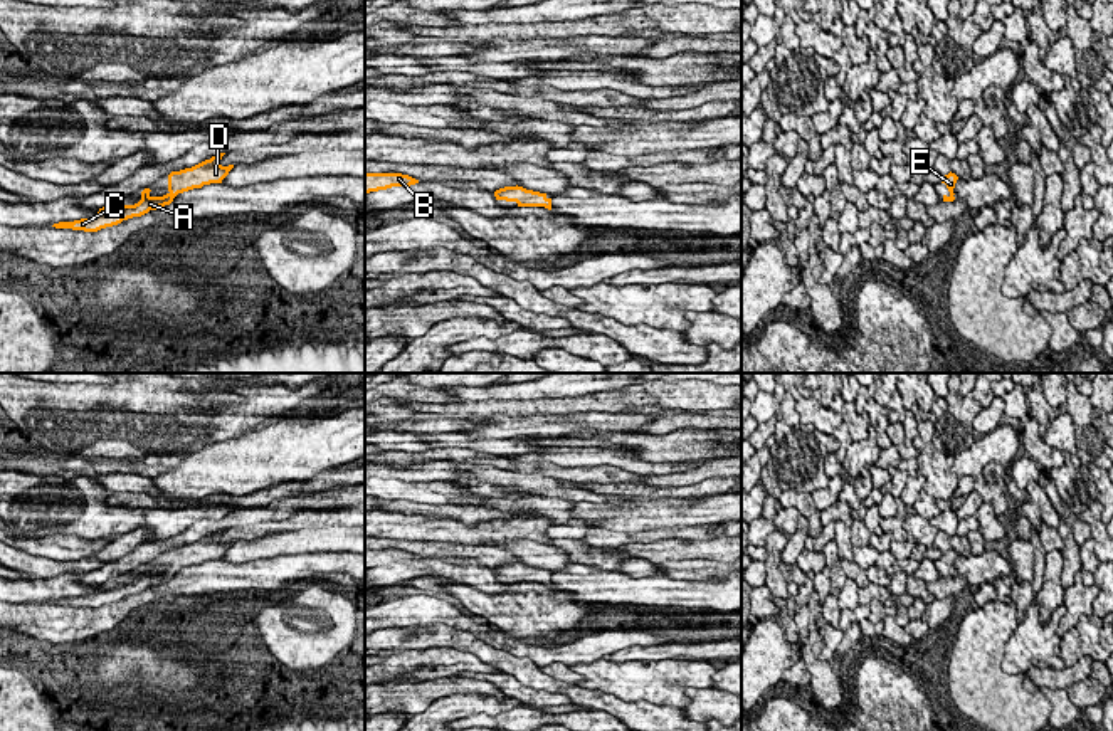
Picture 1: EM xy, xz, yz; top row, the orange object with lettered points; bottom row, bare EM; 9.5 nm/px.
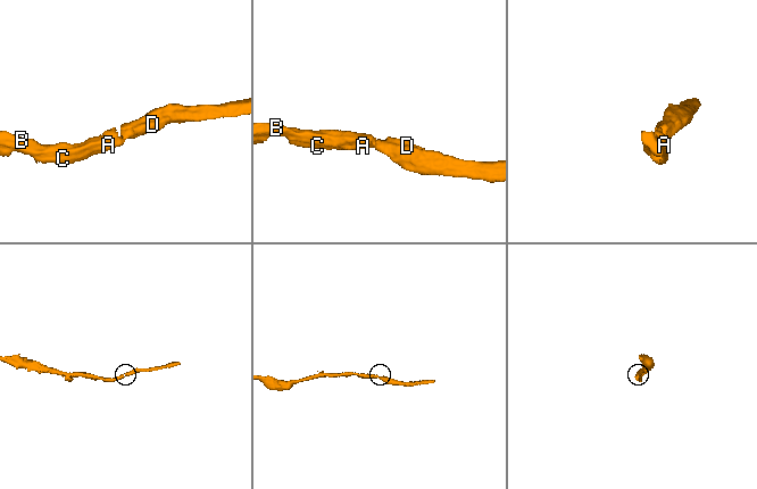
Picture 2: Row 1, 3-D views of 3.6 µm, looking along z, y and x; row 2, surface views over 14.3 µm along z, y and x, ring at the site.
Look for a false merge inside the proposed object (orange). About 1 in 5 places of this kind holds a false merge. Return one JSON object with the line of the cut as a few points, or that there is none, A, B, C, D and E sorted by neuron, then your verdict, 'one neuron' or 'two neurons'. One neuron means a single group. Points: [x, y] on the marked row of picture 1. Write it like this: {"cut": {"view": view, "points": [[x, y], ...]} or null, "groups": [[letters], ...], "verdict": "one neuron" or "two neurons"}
{"cut": null, "groups": [["A", "B", "C", "D", "E"]], "verdict": "one neuron"}

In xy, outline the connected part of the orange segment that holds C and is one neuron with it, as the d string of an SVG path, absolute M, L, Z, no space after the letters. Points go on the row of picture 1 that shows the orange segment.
M225 153L215 155L210 160L205 160L192 168L185 168L180 171L171 171L168 175L168 193L163 197L151 197L150 188L141 192L141 200L135 205L113 207L106 205L99 208L94 217L81 218L74 222L59 222L52 227L55 229L72 229L84 232L98 232L106 227L113 227L121 224L123 220L141 217L150 210L158 210L160 207L170 205L178 193L202 188L210 183L222 183L222 180L229 175L234 165L222 166L220 160Z

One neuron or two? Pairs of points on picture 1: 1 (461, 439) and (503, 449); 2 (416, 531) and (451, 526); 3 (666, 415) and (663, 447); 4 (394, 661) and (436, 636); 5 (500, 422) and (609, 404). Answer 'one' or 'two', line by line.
1: one
2: one
3: two
4: two
5: two

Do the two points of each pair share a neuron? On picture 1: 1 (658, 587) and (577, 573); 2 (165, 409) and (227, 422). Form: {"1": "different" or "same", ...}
{"1": "same", "2": "same"}

